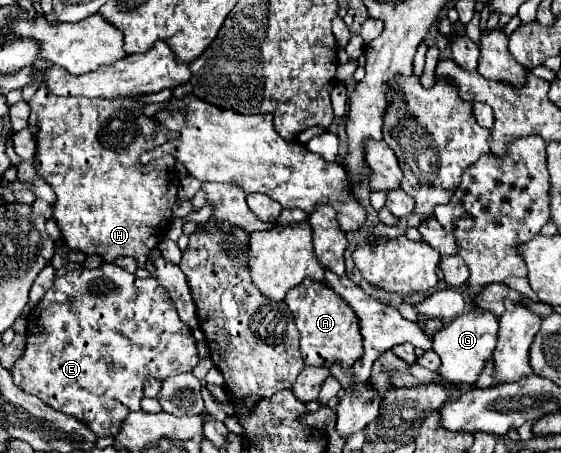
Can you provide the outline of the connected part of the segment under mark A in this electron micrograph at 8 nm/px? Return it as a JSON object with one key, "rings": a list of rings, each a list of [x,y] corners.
{"rings":[[[305,278],[299,286],[293,286],[287,292],[285,304],[295,316],[297,330],[301,334],[301,354],[305,358],[305,364],[309,366],[331,366],[331,362],[339,362],[341,366],[351,368],[355,360],[363,354],[363,336],[359,332],[359,318],[339,298],[339,294],[333,294],[333,288],[327,286],[327,282],[317,282],[311,278]]]}

